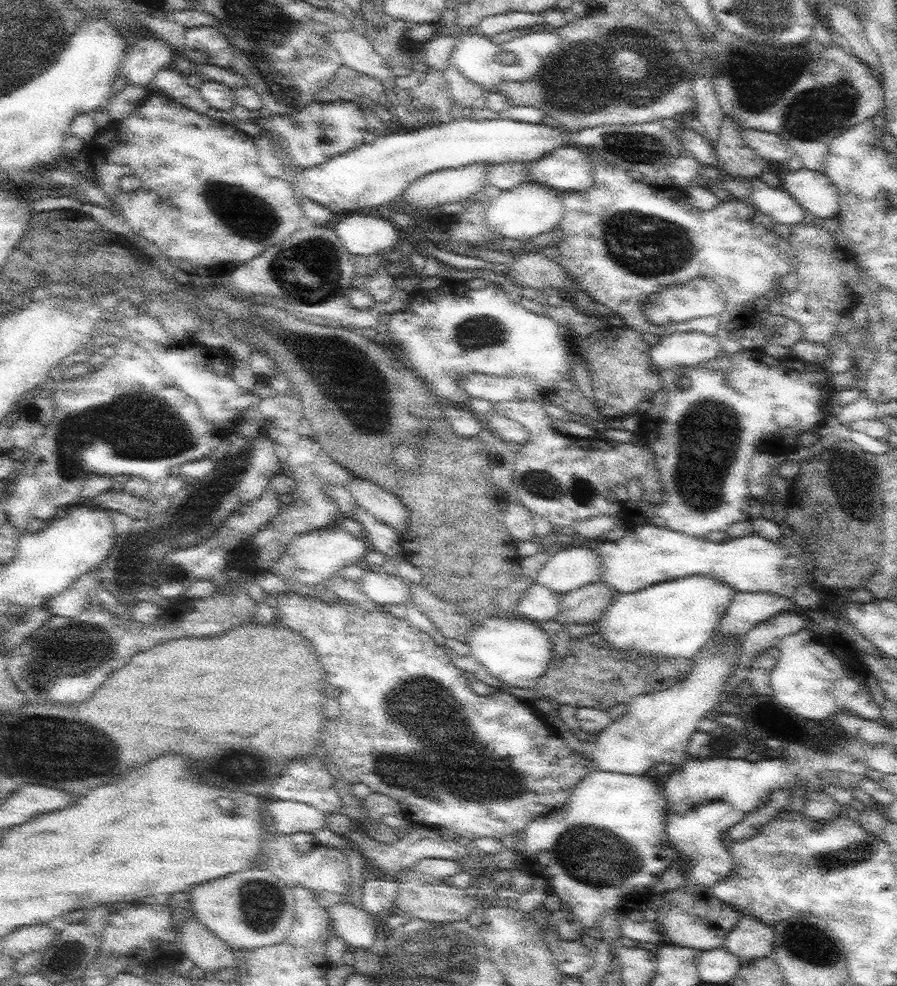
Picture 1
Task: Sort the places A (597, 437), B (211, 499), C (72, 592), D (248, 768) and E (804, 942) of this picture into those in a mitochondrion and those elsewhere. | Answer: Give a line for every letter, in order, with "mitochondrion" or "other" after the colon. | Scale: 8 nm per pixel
A: other
B: mitochondrion
C: other
D: mitochondrion
E: mitochondrion

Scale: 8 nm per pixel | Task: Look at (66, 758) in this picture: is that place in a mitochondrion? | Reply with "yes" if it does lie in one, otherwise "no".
yes

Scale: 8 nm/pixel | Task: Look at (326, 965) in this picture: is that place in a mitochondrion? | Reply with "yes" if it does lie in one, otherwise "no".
no

